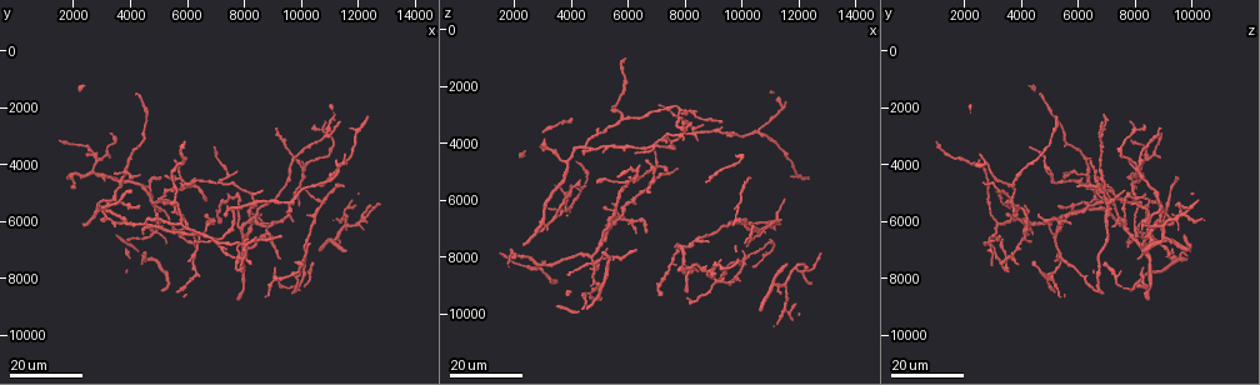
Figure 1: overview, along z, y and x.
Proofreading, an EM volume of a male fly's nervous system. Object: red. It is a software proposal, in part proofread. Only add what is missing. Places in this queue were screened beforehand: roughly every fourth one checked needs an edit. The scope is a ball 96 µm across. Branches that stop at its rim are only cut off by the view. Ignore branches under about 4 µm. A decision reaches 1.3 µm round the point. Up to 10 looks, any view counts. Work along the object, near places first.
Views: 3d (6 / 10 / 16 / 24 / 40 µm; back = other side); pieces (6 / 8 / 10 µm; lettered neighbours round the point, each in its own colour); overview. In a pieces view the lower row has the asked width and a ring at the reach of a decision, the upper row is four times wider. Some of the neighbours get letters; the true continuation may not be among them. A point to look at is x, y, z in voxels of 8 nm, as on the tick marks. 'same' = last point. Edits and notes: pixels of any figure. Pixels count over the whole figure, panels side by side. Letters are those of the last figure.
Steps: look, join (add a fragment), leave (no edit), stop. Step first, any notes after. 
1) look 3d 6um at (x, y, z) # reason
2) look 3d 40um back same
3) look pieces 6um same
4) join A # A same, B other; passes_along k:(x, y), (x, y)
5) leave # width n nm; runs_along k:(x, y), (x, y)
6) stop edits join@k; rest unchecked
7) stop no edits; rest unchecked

look 3d 16um at (2400, 3700, 8300) # branch stops here

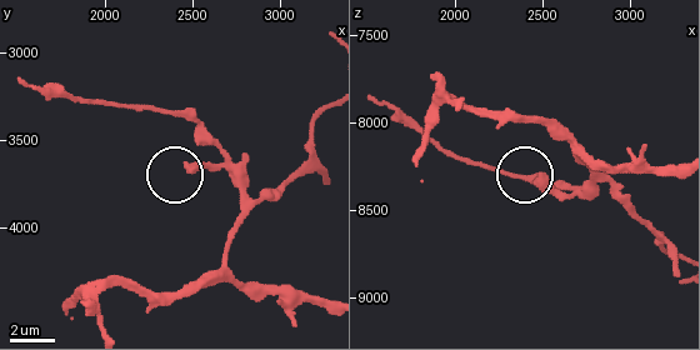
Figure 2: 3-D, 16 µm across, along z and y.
look 3d 6um at (2480, 3660, 8340) # closer look

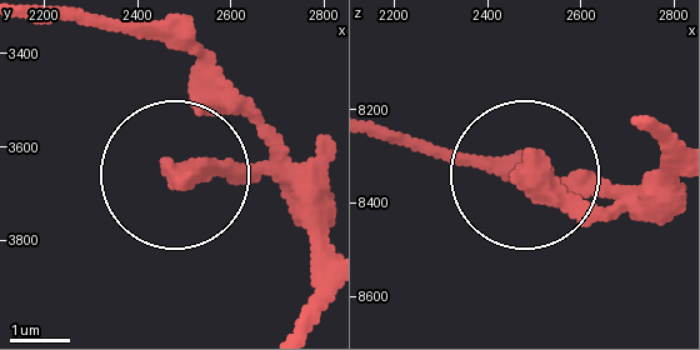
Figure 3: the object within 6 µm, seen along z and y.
look pieces 8um at (2475, 3645, 8345)

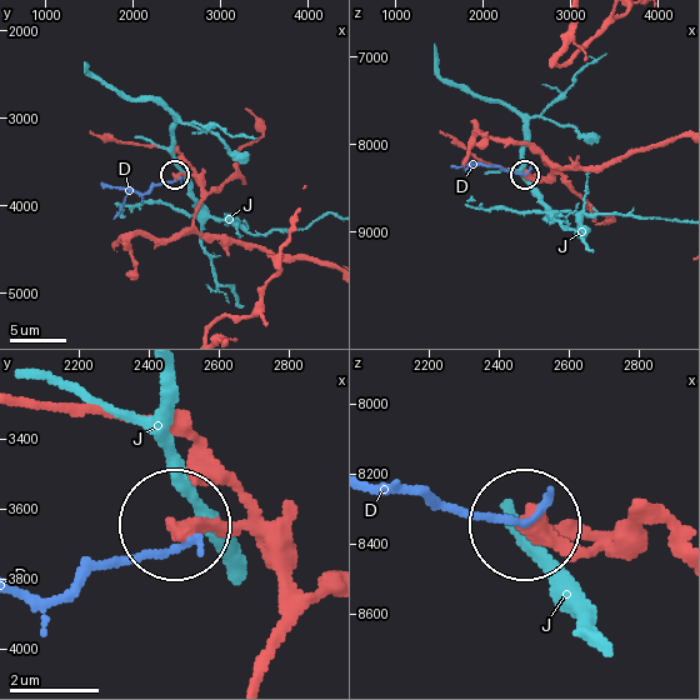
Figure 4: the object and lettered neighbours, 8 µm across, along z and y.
leave # D other, J other; runs_along 4:(256, 671), (275, 615), (271, 559), (243, 529), (179, 525); no lettered fragment goes on from it

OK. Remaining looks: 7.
look 3d 24um at (10300, 6800, 5200) # free end

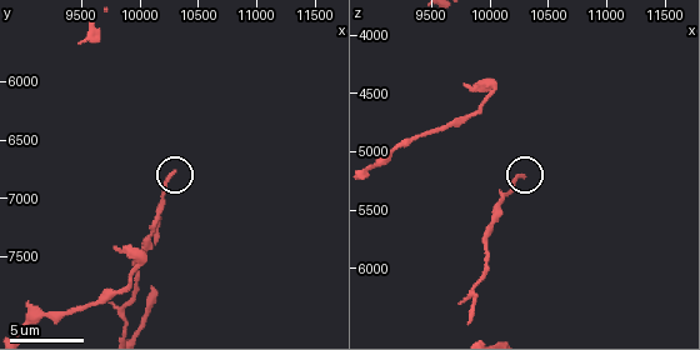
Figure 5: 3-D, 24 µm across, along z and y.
look 3d 6um at (10300, 6800, 5220) # zoom in

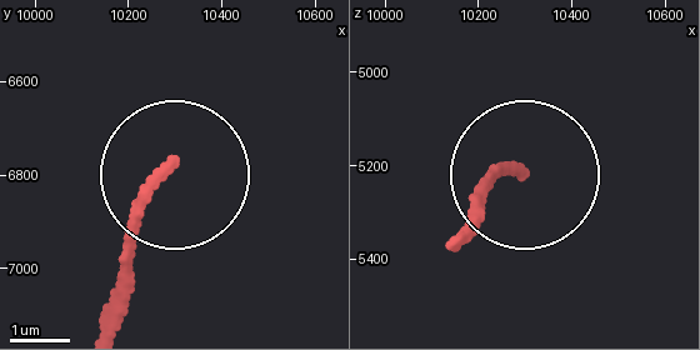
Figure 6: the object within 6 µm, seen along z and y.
look pieces 8um at (10285, 6785, 5210)

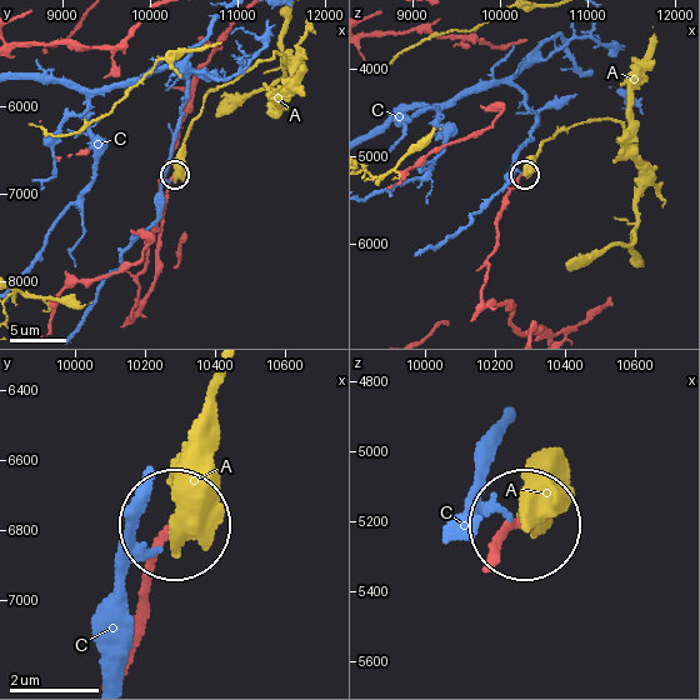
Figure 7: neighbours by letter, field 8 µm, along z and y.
leave # width 170 nm; A other, C other; runs_along 7:(488, 303), (480, 291), (496, 241), (496, 219), (524, 174); none of them fits

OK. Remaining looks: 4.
look 3d 16um at (8800, 6100, 7400) # free end

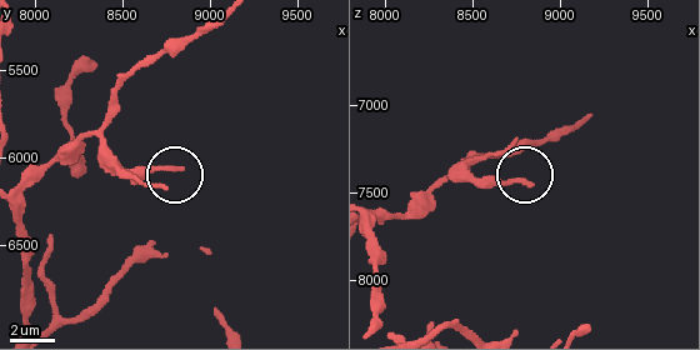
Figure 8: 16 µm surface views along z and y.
look pieces 8um at (8820, 6060, 7460) # see the neighbours

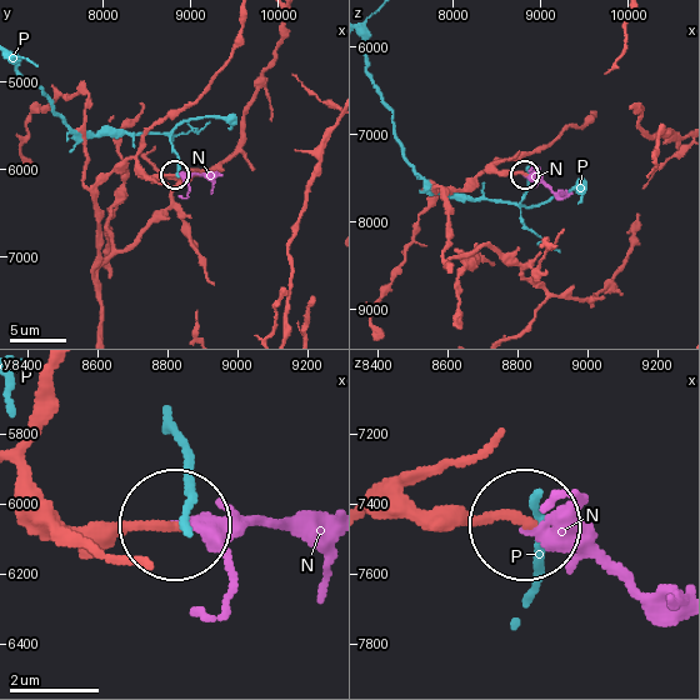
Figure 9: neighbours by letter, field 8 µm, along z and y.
join N # width 210 nm; N same, P other; the neuron continues

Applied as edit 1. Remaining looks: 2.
stop edits join@9; rest unchecked

